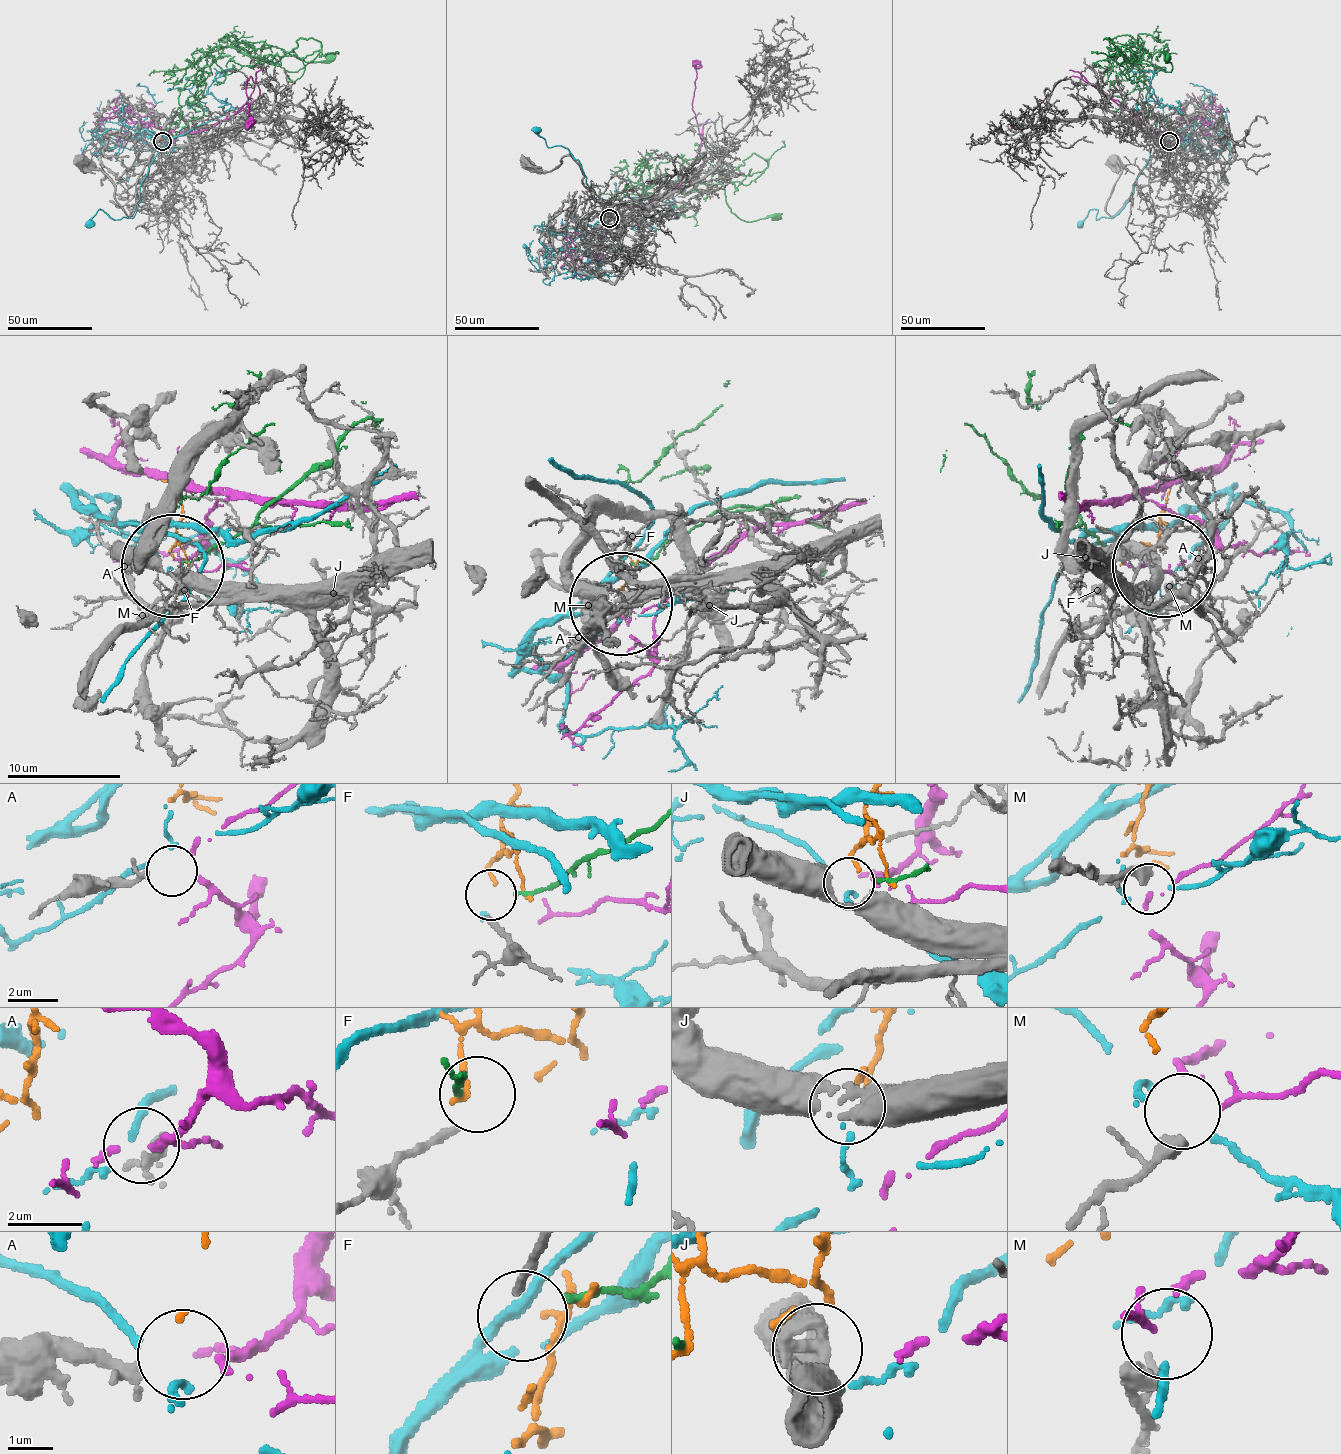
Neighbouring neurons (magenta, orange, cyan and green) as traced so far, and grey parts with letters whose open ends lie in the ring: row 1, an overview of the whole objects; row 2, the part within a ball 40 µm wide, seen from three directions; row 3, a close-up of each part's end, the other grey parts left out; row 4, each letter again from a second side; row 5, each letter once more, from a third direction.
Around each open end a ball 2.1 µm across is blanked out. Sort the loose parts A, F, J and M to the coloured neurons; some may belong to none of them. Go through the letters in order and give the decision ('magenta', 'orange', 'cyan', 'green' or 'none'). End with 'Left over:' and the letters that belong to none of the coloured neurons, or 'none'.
A: none
F: green
J: orange
M: magenta
Left over: A

